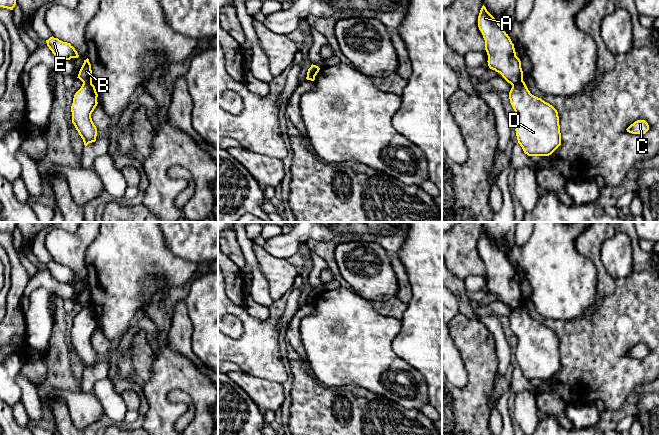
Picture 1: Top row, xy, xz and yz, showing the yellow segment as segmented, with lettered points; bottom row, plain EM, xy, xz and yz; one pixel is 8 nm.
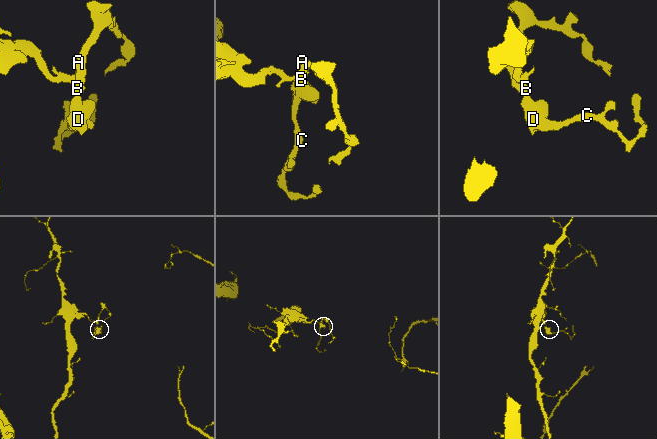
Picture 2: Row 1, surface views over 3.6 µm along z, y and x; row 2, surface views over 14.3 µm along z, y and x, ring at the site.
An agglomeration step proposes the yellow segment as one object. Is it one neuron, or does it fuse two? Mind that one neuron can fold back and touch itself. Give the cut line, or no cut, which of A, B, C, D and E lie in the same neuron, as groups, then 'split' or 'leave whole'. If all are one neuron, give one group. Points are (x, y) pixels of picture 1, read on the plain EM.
yz (522, 303), (512, 309) | A B E / C D | split

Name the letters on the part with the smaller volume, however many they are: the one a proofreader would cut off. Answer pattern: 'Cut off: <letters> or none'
Cut off: C, D

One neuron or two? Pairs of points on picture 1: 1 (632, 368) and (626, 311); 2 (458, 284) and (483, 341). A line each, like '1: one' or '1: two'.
1: one
2: two

